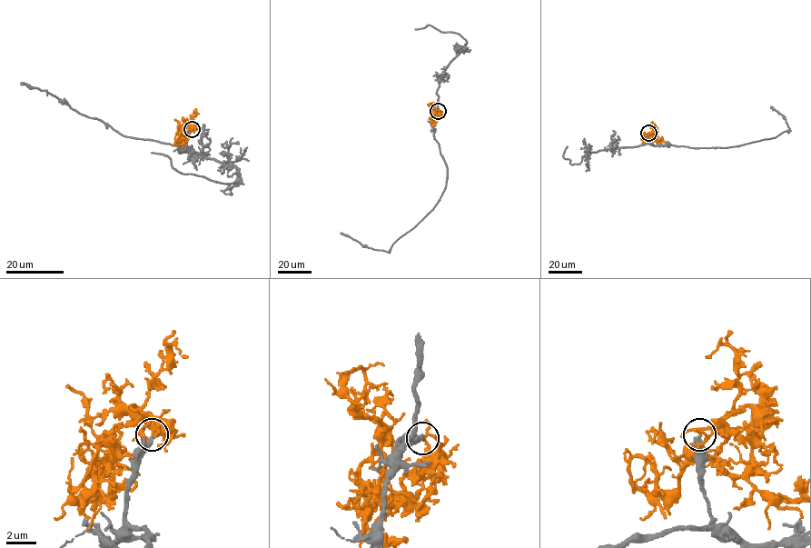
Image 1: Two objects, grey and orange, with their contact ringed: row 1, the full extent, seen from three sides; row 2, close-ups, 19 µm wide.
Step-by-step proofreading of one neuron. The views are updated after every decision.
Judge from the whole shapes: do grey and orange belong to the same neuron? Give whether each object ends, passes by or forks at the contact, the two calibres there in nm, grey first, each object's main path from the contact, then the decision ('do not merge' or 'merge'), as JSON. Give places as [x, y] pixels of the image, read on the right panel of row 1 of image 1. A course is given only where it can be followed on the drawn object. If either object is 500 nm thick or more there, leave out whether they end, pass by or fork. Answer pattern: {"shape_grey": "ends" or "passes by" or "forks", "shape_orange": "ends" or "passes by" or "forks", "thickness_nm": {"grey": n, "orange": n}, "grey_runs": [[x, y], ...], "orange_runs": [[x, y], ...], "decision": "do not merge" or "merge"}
{"shape_grey": "passes by", "shape_orange": "passes by", "thickness_nm": {"grey": 200, "orange": 170}, "grey_runs": [[648, 134], [649, 140], [654, 145], [737, 146], [776, 137], [789, 129], [784, 117], [770, 106]], "orange_runs": [[648, 134], [655, 131], [645, 139], [640, 136]], "decision": "do not merge"}

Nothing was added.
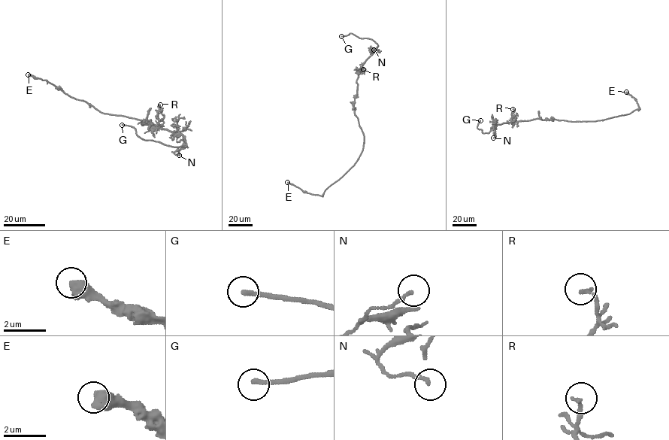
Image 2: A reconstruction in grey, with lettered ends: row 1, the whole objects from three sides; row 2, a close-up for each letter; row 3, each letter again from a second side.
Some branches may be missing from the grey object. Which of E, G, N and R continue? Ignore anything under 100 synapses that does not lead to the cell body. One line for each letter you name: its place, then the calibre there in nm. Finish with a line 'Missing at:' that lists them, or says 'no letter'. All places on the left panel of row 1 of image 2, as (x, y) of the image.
G: (122, 125) | 240 nm
Missing at: G

